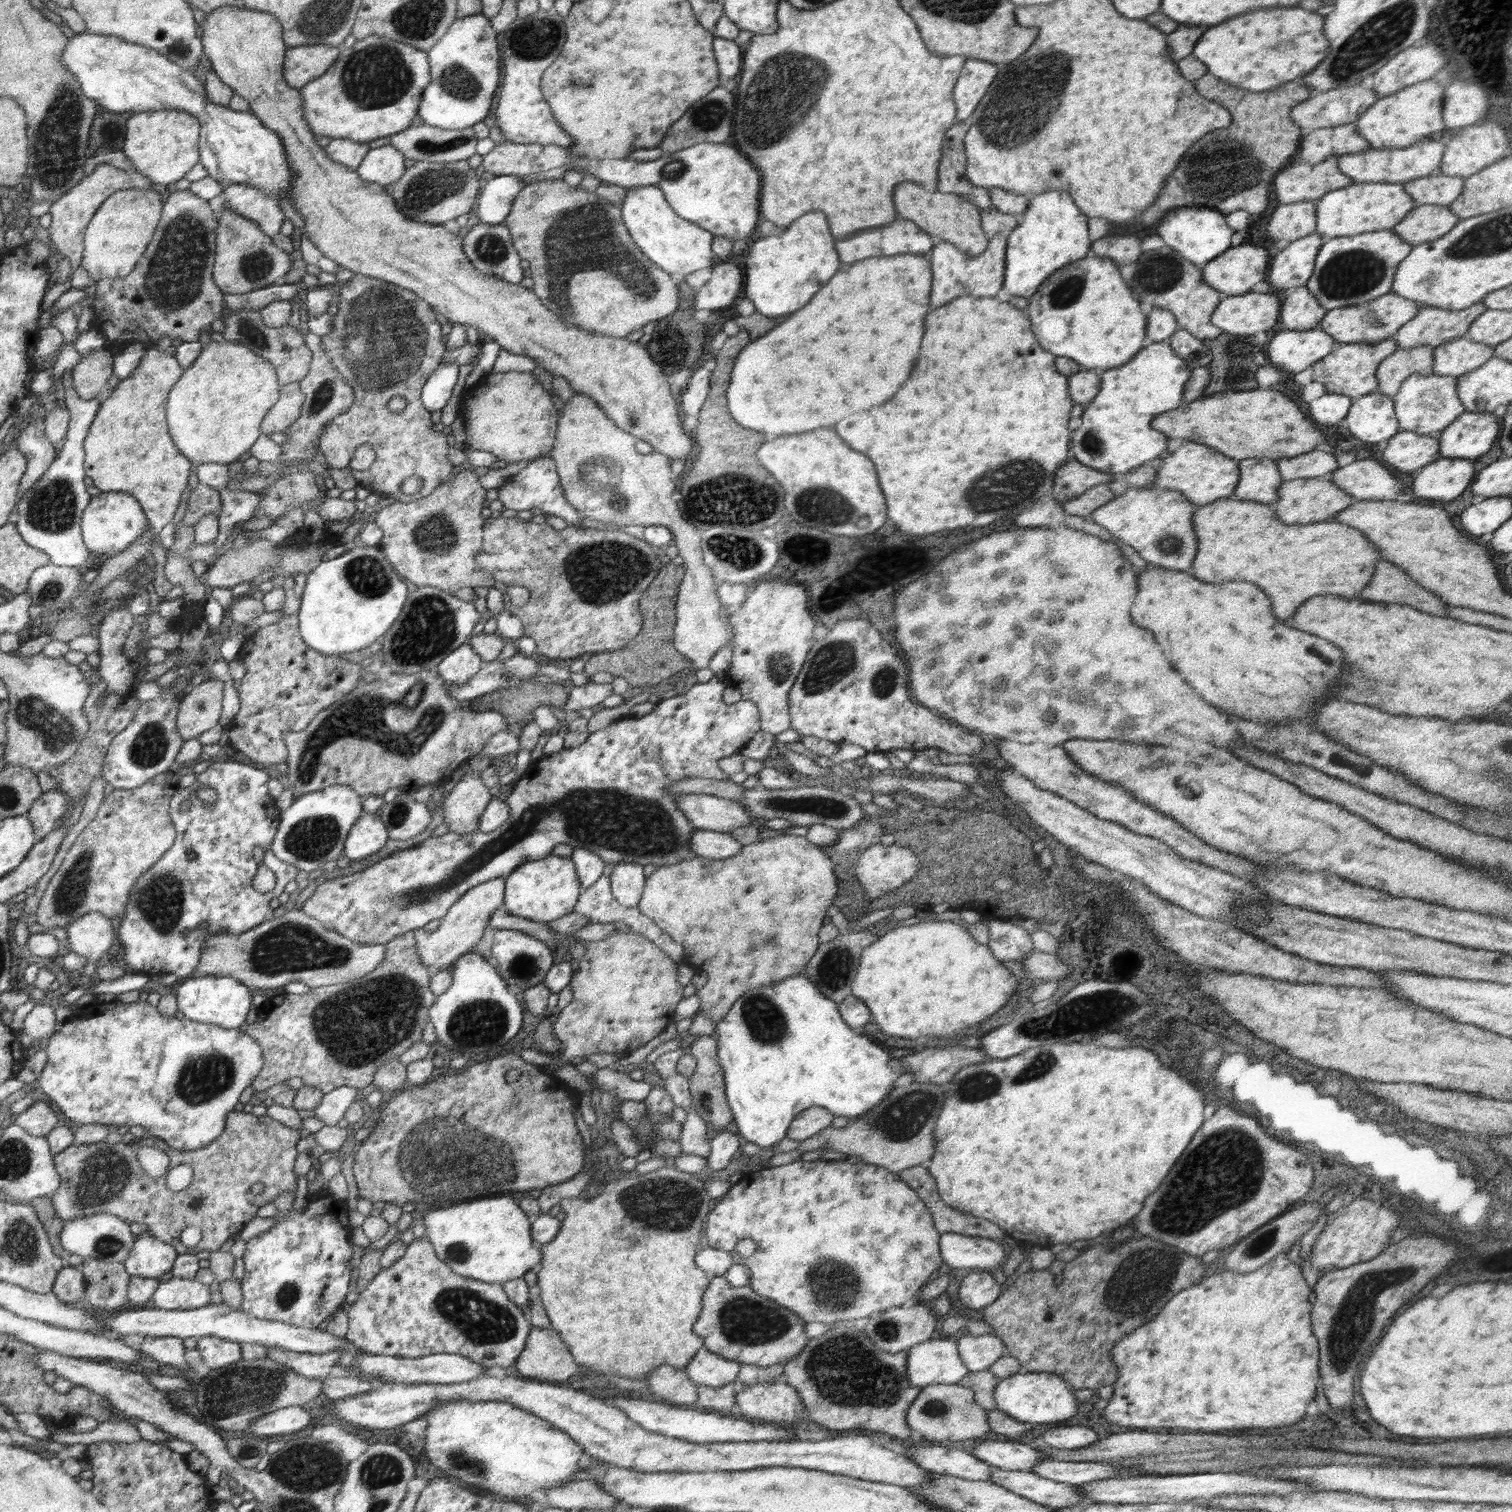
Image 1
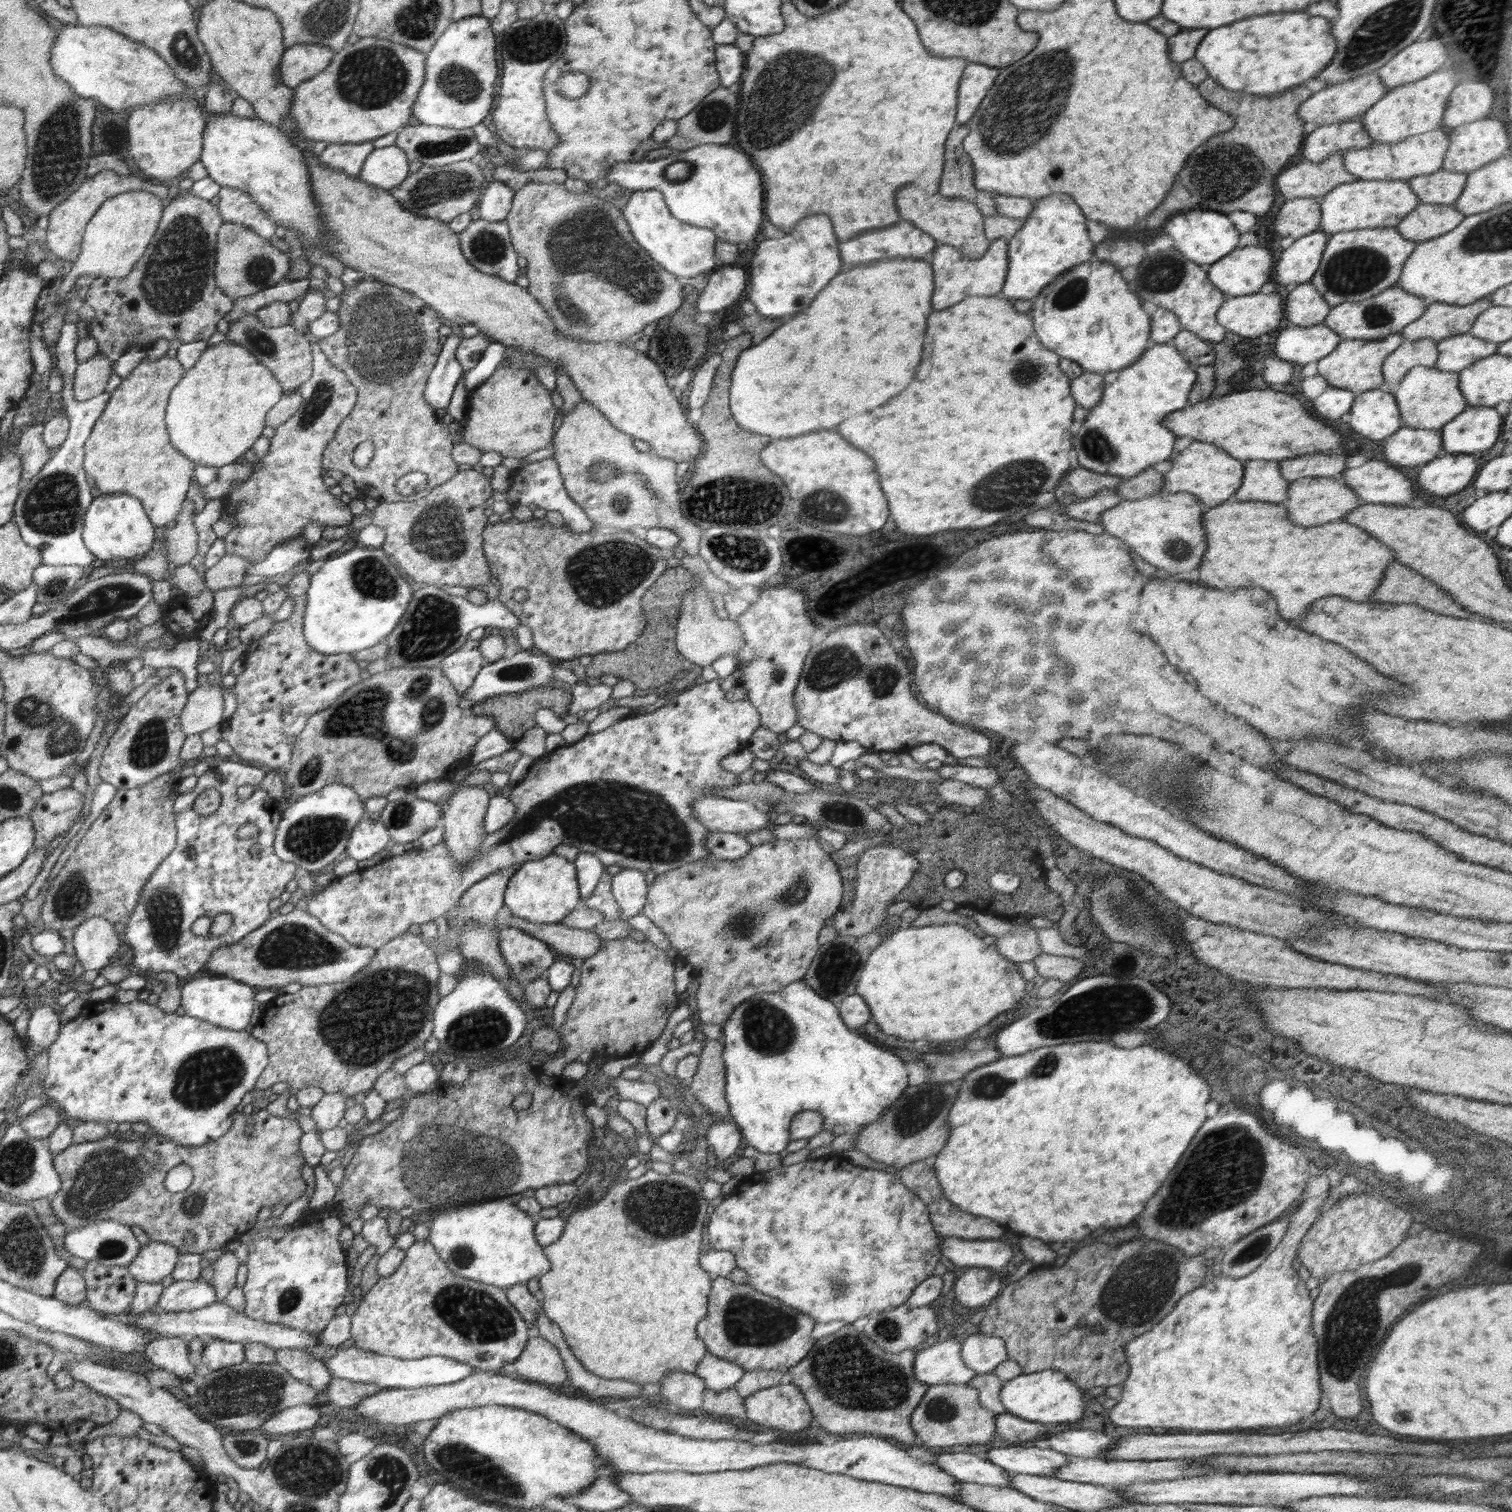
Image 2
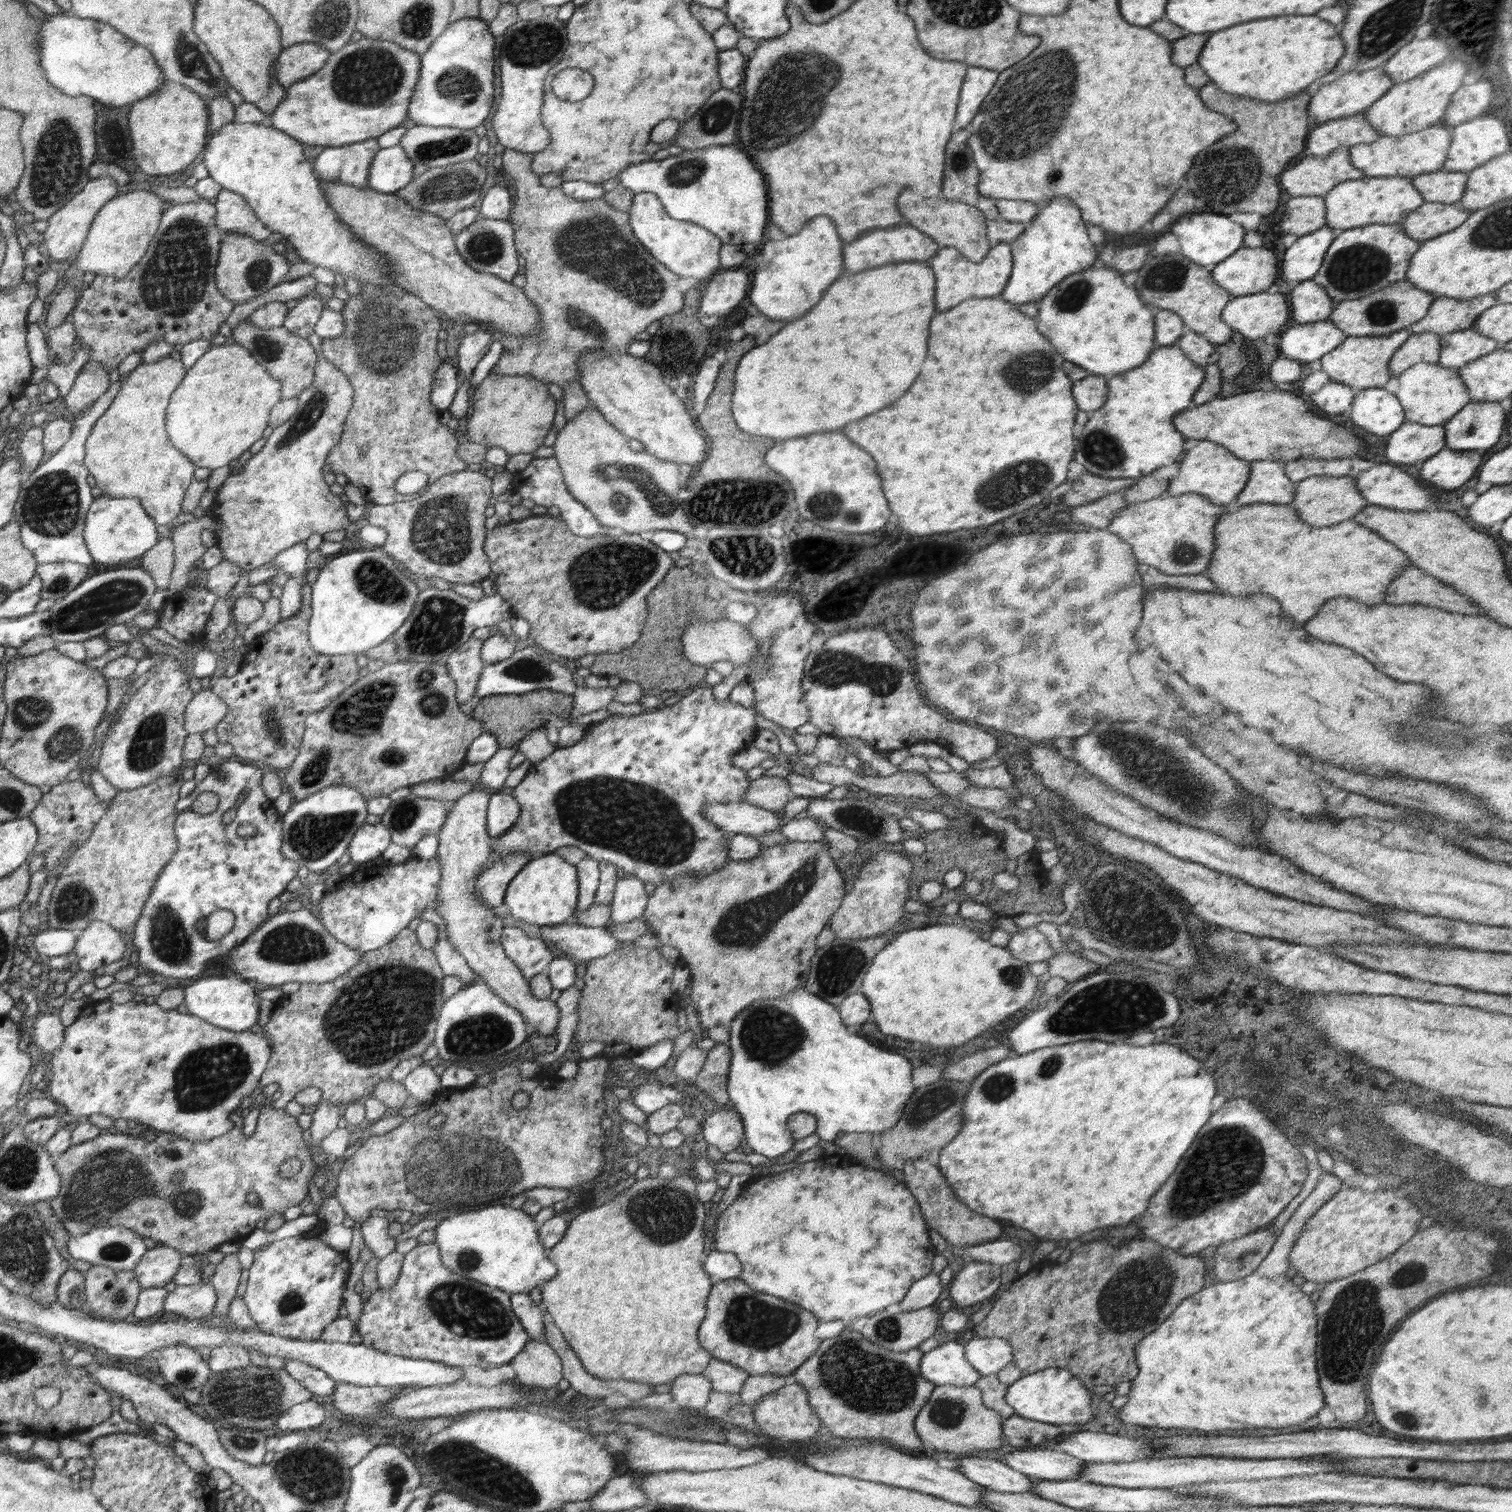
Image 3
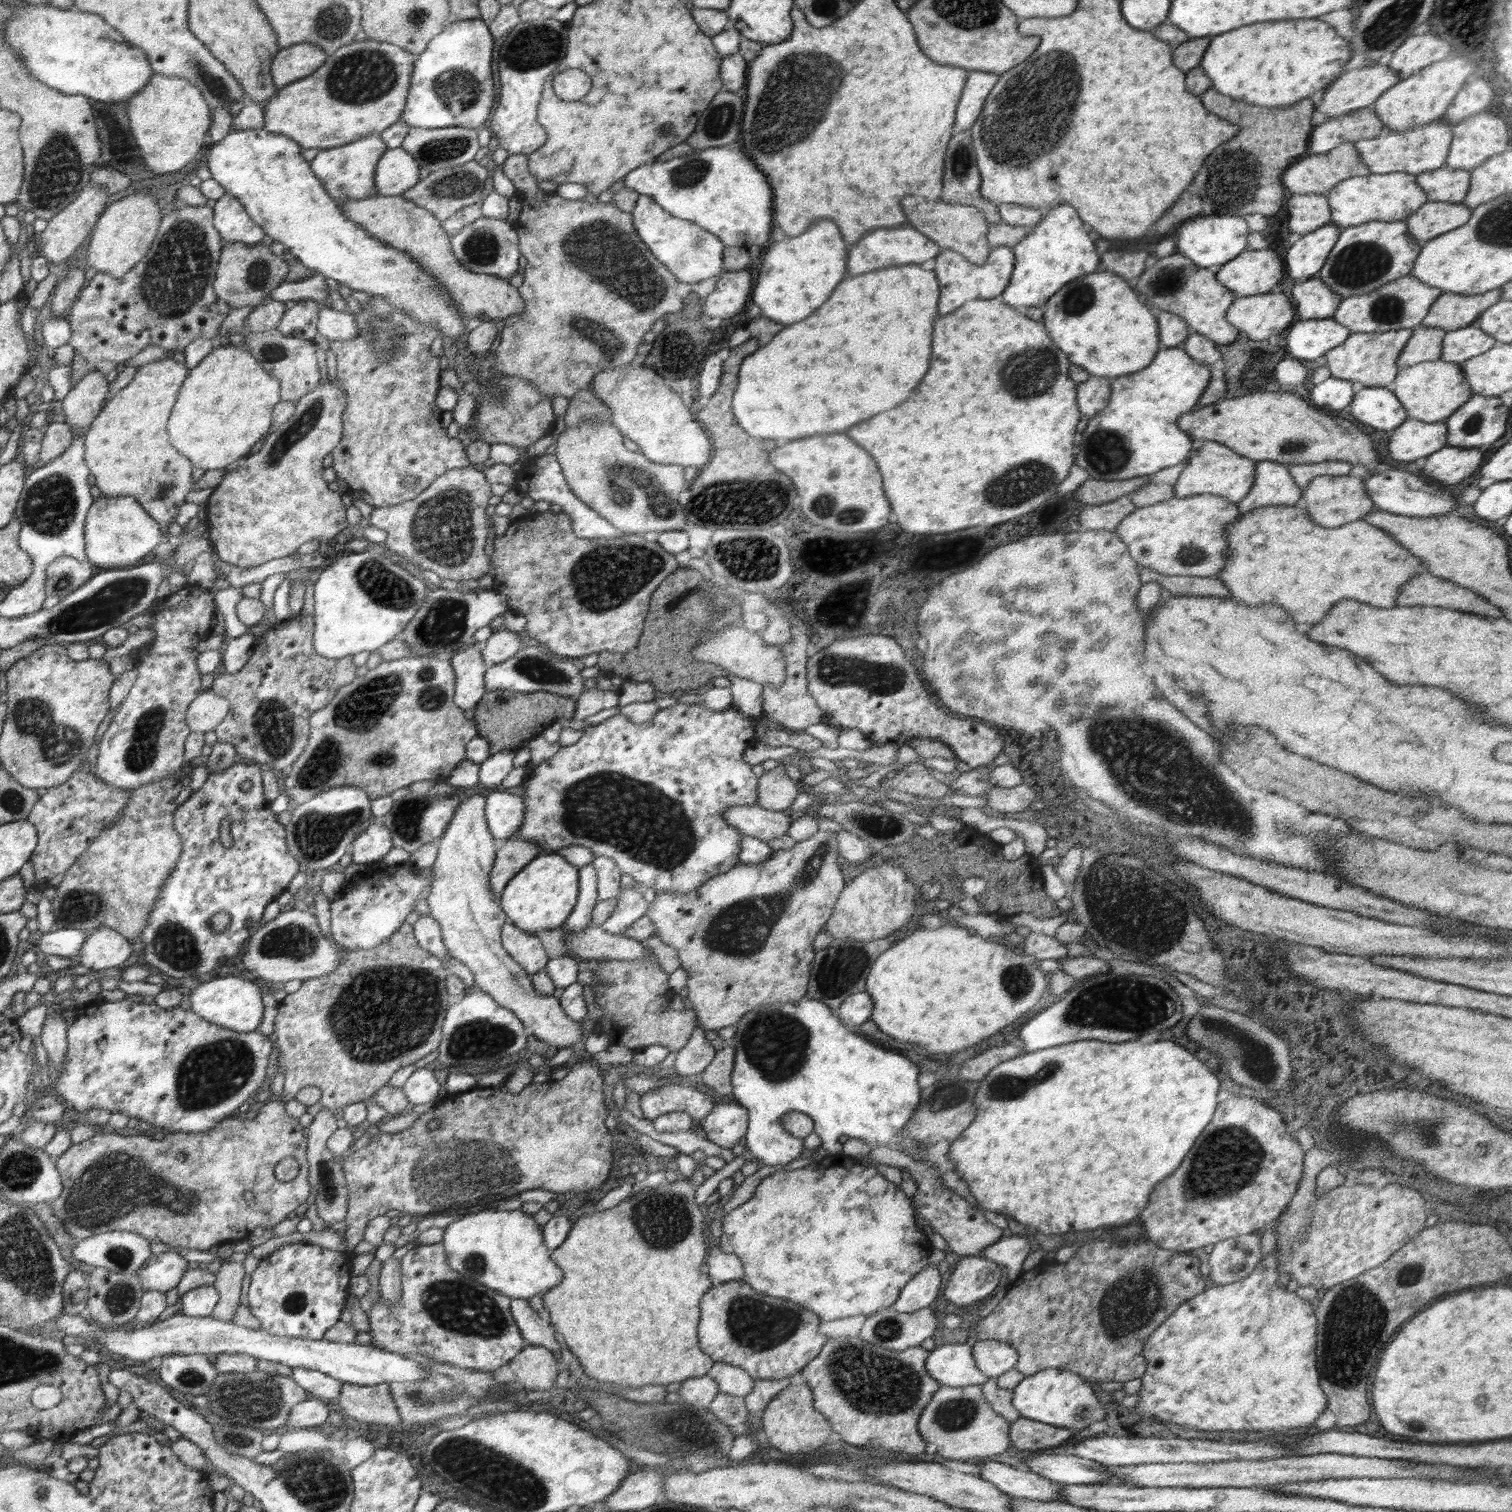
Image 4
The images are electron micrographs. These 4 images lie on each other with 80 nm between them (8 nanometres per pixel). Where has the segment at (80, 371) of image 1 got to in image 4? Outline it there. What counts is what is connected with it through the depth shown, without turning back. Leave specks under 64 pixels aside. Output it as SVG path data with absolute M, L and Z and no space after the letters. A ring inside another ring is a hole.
M92 372L78 380L63 398L62 410L66 424L71 427L74 435L87 434L92 428L100 412L107 407L104 398L112 388L112 380L100 372Z

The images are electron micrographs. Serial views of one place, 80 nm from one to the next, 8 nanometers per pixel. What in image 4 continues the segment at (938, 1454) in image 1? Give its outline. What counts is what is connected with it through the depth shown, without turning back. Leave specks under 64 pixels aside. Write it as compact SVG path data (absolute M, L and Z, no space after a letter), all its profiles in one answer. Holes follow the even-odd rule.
M986 1462L976 1464L980 1467L980 1478L993 1484L998 1490L1012 1497L1022 1497L1042 1502L1062 1501L1059 1494L1064 1484L1053 1482L1035 1472L1024 1472L1001 1462Z

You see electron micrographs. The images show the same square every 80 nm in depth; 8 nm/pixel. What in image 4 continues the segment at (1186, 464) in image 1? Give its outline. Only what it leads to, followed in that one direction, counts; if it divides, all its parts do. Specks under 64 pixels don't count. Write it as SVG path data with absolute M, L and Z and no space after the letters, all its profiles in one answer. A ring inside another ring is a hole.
M1216 441L1206 442L1202 448L1198 449L1196 456L1188 460L1188 466L1182 470L1174 486L1175 497L1209 494L1222 496L1230 502L1238 503L1254 486L1256 465L1256 460L1240 456L1225 444L1218 444Z

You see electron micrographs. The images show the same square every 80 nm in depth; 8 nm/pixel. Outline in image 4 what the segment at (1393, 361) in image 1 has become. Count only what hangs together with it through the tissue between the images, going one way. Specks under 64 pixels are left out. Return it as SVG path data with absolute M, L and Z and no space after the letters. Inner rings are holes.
M1418 326L1413 329L1410 339L1398 358L1398 368L1406 369L1427 361L1441 359L1444 335L1443 328Z

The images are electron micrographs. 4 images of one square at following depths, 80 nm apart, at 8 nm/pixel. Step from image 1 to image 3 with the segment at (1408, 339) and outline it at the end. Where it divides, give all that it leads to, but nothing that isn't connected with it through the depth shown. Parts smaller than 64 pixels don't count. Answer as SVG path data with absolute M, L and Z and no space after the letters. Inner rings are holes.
M1495 292L1478 296L1472 300L1440 296L1430 305L1426 316L1411 324L1408 329L1411 334L1435 332L1440 335L1466 330L1473 326L1482 312L1496 303Z

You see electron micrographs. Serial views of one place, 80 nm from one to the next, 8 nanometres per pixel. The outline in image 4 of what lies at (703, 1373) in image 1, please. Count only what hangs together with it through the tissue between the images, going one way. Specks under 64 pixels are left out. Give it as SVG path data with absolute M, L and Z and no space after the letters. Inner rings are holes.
M715 1362L707 1376L718 1383L720 1393L745 1397L754 1388L754 1380L736 1365Z

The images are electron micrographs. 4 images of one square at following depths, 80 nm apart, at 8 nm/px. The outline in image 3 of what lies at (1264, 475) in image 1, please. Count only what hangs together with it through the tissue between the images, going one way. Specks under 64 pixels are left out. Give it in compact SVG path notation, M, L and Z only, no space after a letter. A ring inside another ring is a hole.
M1251 461L1250 478L1244 490L1240 492L1238 498L1234 500L1235 506L1246 506L1251 504L1283 504L1288 505L1292 502L1296 493L1297 484L1291 482L1284 470L1284 461Z

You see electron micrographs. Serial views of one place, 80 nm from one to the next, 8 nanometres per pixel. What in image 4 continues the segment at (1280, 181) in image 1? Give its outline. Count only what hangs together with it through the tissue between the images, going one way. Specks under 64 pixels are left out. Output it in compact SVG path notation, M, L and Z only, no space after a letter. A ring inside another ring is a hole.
M1346 142L1340 147L1332 149L1326 154L1314 154L1303 159L1296 160L1282 175L1283 186L1294 195L1300 194L1327 194L1341 180L1354 176L1366 176L1370 169L1361 160L1355 143Z

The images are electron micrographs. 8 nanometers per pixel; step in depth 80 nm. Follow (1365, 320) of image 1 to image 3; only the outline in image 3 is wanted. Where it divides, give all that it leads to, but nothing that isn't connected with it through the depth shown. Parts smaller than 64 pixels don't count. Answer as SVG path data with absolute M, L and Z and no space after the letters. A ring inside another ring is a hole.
M1402 280L1370 296L1337 303L1327 320L1333 322L1348 336L1386 336L1408 328L1417 320L1424 318L1435 299L1431 292L1420 290L1411 282Z

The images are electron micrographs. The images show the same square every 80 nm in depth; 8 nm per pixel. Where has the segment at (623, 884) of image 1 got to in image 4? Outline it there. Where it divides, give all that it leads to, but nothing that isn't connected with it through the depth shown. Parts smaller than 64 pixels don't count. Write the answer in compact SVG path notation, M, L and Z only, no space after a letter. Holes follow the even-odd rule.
M637 884L632 888L624 888L624 892L619 892L616 908L601 927L610 934L623 934L625 928L647 911L648 903L643 898L642 890L642 887Z

